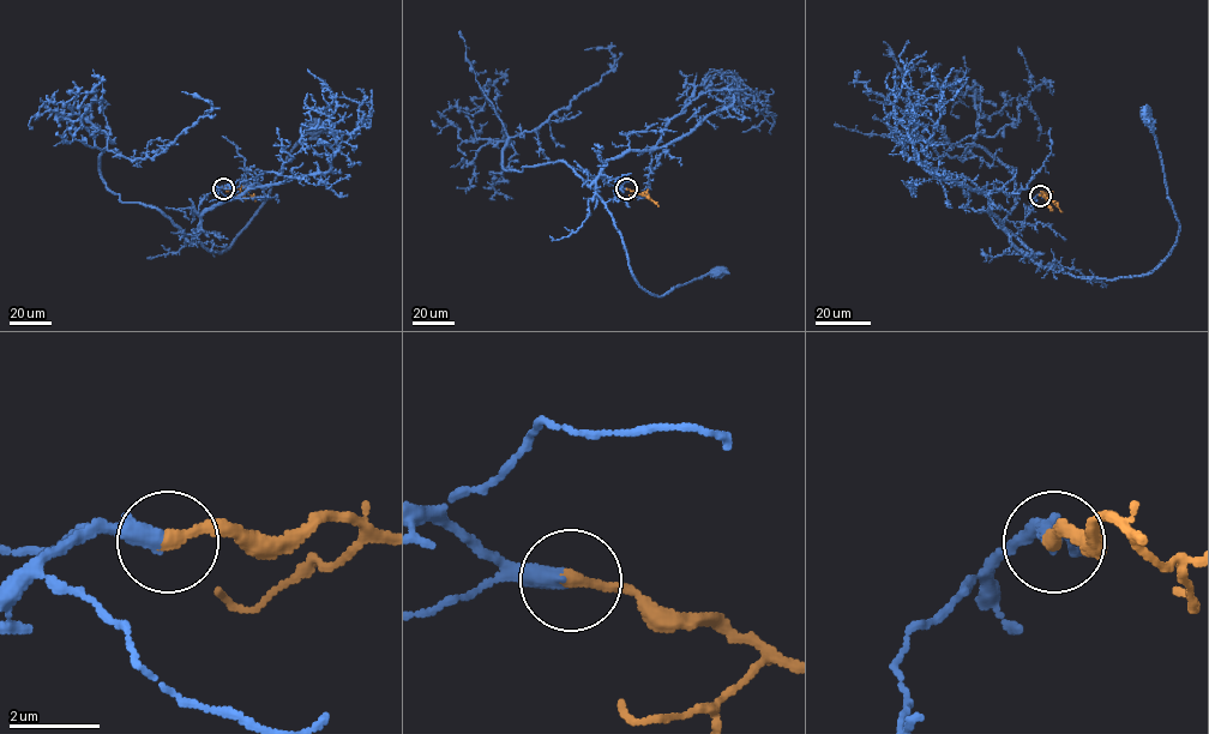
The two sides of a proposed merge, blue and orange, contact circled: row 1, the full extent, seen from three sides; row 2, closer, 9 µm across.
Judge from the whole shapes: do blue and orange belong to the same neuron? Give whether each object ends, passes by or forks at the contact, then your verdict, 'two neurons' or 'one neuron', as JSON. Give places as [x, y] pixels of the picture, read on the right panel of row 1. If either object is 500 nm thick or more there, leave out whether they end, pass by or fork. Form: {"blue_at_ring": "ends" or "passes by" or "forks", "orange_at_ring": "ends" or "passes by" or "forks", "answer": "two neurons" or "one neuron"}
{"blue_at_ring": "ends", "orange_at_ring": "ends", "answer": "one neuron"}

